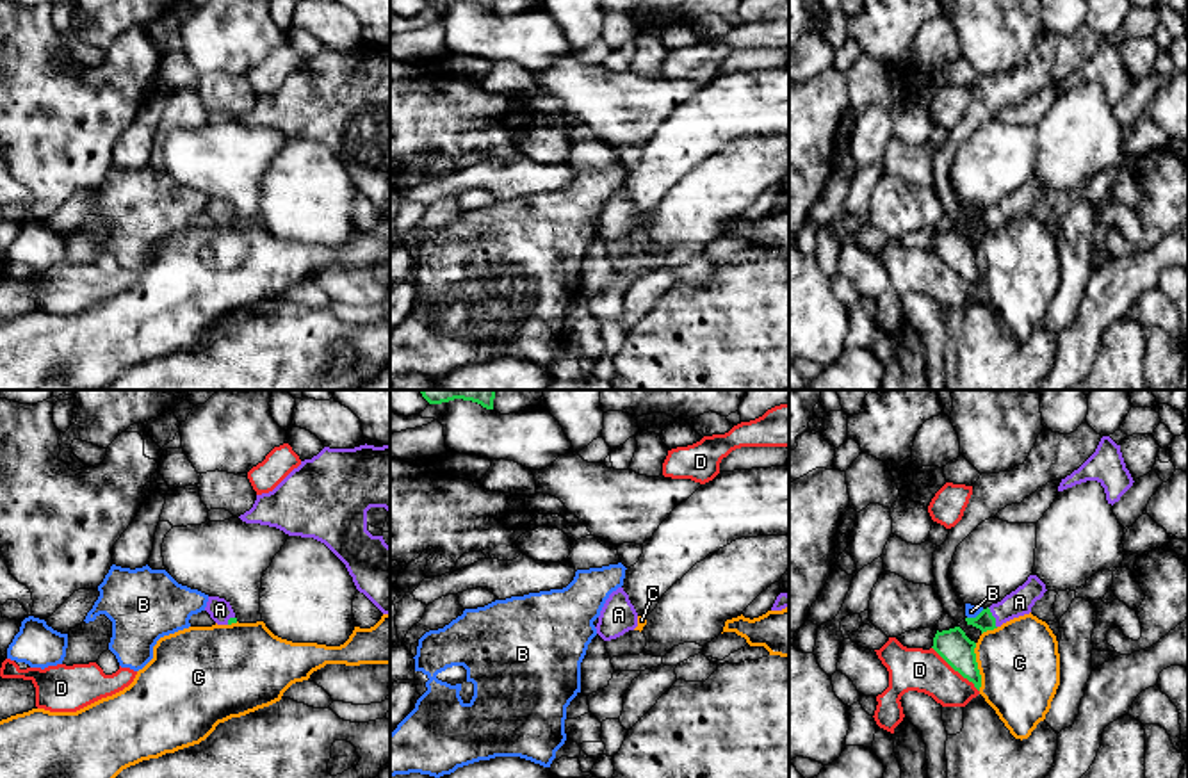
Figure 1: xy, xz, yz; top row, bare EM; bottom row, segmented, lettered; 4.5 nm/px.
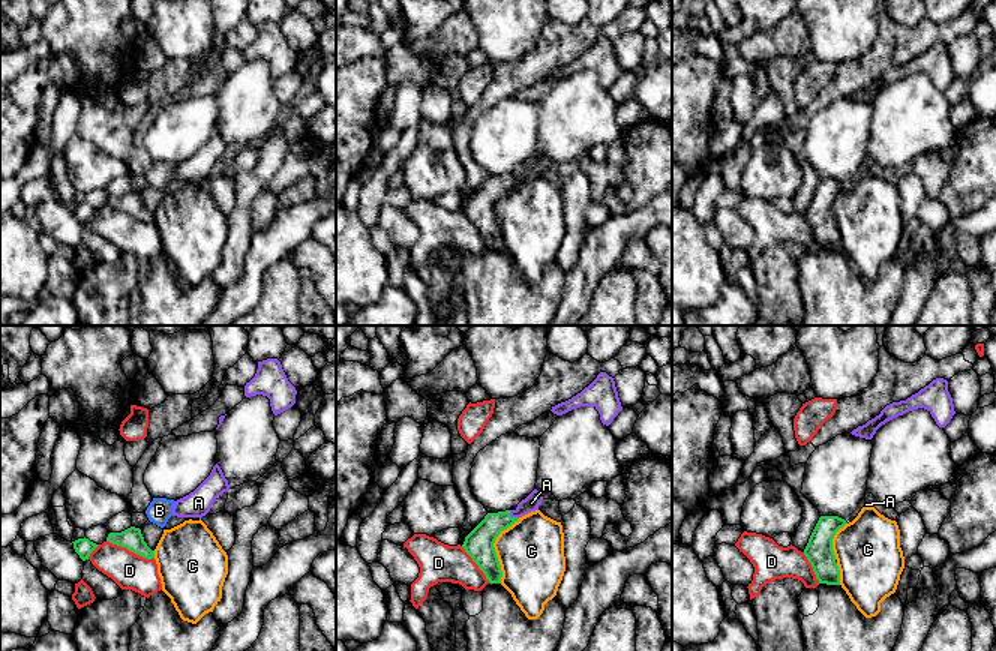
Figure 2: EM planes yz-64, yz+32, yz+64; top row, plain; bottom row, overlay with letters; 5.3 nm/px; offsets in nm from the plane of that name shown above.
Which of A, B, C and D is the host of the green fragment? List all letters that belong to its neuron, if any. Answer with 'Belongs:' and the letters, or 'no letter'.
Belongs: A

